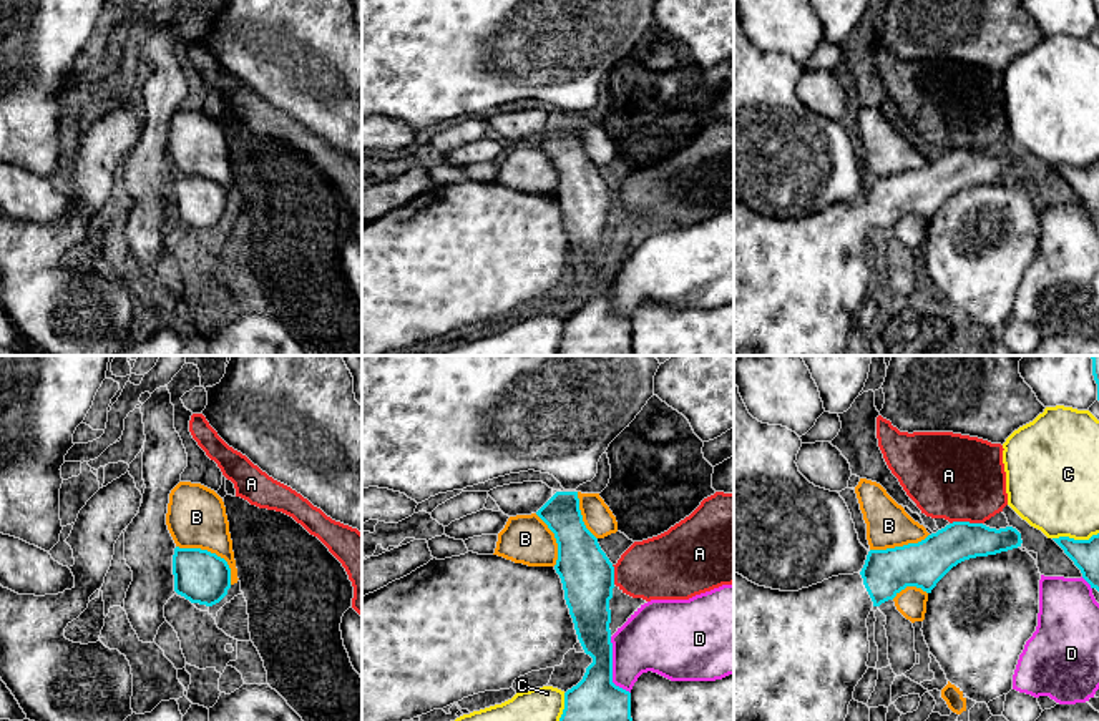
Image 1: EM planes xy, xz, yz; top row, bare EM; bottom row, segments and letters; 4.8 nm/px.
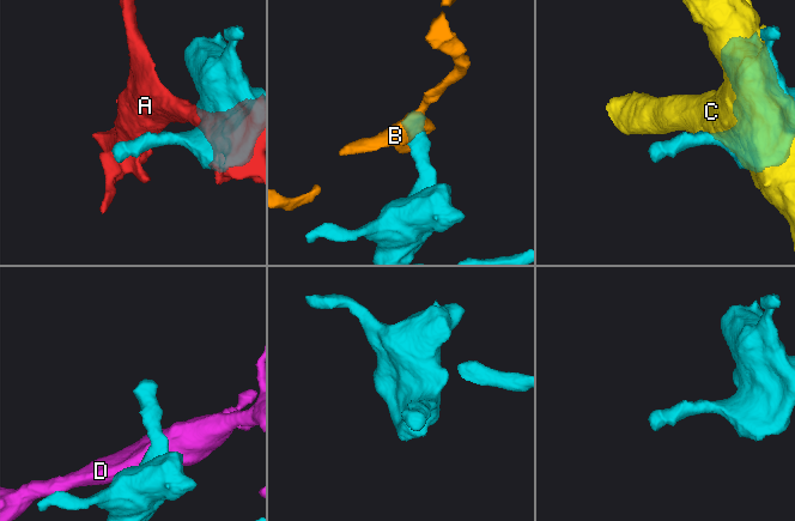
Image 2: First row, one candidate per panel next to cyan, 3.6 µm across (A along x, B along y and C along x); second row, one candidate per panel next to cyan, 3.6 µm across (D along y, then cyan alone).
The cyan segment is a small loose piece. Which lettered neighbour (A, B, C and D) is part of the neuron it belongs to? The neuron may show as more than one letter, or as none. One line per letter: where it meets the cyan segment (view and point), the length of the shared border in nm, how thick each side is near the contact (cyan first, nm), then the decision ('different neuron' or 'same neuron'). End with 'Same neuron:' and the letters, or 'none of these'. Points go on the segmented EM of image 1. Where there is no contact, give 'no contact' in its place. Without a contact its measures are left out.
A: yz (965, 522) | 160 nm | 200/420 nm | different neuron
B: xy (213, 554) | 320 nm | 260/280 nm | different neuron
C: yz (1073, 539) | 220 nm | 140/420 nm | different neuron
D: xz (611, 668) | 300 nm | 220/300 nm | different neuron
Same neuron: none of these

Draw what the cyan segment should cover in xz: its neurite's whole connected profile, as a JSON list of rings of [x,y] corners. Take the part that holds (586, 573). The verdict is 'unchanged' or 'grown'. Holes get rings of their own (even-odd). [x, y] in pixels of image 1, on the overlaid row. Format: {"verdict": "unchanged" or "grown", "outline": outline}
{"verdict": "unchanged", "outline": [[[556,492],[536,515],[554,533],[564,600],[578,640],[593,663],[583,679],[564,693],[559,721],[633,721],[631,693],[613,683],[609,600],[614,566],[586,528],[578,492]]]}

